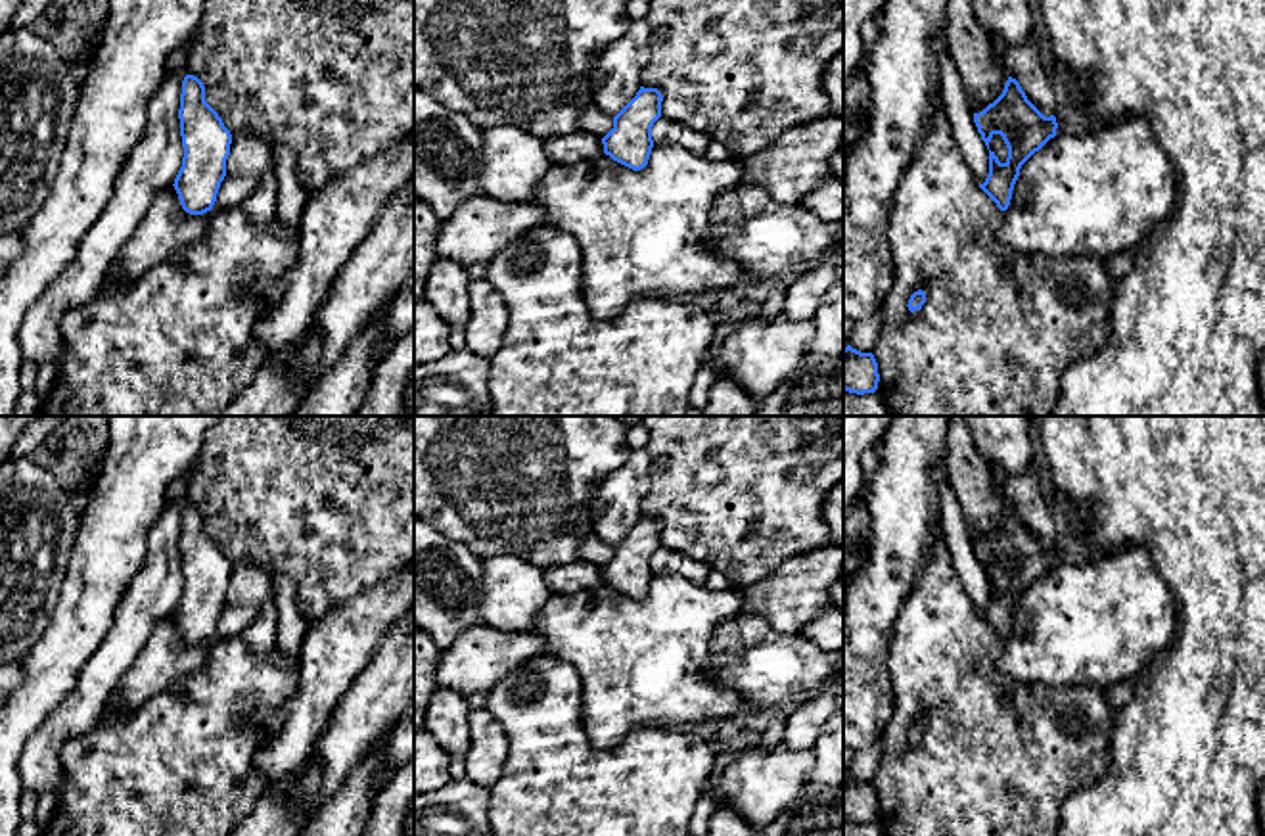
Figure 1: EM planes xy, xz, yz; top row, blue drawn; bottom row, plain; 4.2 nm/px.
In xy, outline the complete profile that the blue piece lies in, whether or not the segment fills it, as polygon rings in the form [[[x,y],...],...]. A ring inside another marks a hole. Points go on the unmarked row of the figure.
[[[186,504],[182,510],[178,548],[184,587],[172,615],[186,642],[203,644],[213,639],[220,612],[226,606],[232,564],[218,543],[205,531],[205,516],[194,504]]]

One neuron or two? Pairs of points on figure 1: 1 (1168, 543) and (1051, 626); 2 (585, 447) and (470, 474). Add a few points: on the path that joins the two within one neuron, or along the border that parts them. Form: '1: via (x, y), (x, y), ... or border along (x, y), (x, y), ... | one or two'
1: border along (1104, 553), (1141, 547), (1172, 595) | two
2: via (556, 447), (499, 447) | one

